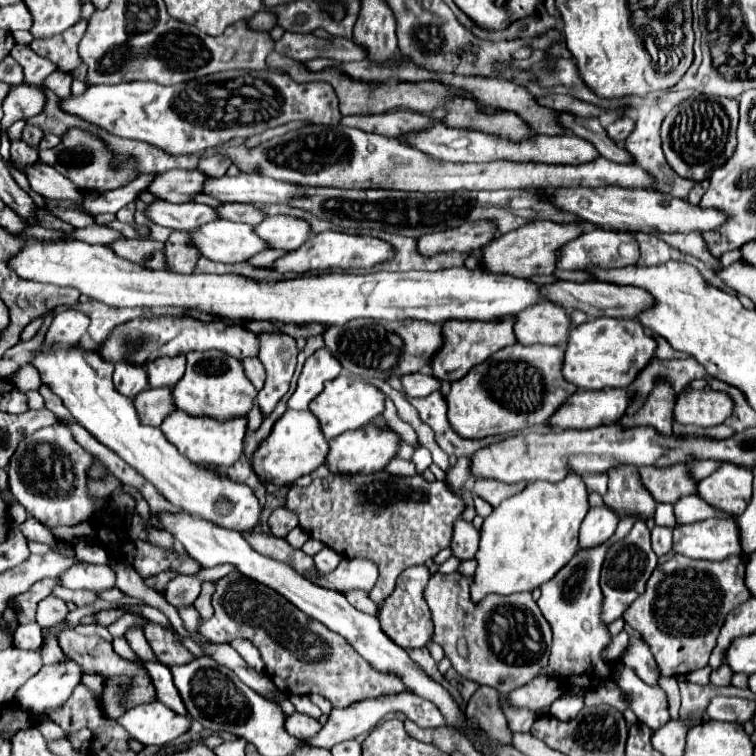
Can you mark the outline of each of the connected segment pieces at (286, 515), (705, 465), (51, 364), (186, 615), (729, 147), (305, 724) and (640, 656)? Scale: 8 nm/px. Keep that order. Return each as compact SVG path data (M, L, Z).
M278 507L268 517L268 525L274 537L286 537L294 527L298 527L298 515L286 507Z
M694 461L694 463L688 465L688 471L696 481L700 481L702 477L708 477L718 467L720 467L718 461Z
M44 345L38 349L38 355L32 359L30 363L32 367L36 367L36 371L40 373L40 381L44 385L48 385L52 389L52 393L56 393L62 403L66 405L66 409L74 415L74 419L86 427L102 445L106 445L108 449L112 449L114 453L118 453L128 465L132 465L136 471L140 471L148 481L152 481L158 491L176 507L182 507L184 511L188 511L190 515L198 515L206 521L212 521L220 527L232 529L232 531L252 531L258 525L260 519L260 503L254 497L252 489L242 485L242 483L234 483L230 481L230 477L220 477L218 473L182 457L178 453L178 449L174 449L174 445L164 437L164 433L158 427L150 427L150 425L142 425L138 419L138 413L134 409L134 403L130 397L122 397L112 383L112 371L114 365L110 361L104 361L102 355L98 353L98 349L86 349L82 345Z
M186 607L186 609L180 609L180 617L186 625L188 631L198 631L198 623L200 623L200 615L194 607Z
M694 95L672 111L662 121L662 149L668 165L684 179L704 181L712 171L724 165L736 149L738 127L738 101L716 95Z
M292 713L288 719L286 719L286 731L292 735L292 737L300 737L300 739L308 739L308 737L314 737L314 733L320 731L320 723L308 715L302 715L302 713Z
M630 637L624 653L622 653L622 661L626 667L634 669L634 673L648 685L658 685L658 677L660 677L660 671L658 671L658 665L648 649L648 645L642 641L642 639L636 639L636 637Z

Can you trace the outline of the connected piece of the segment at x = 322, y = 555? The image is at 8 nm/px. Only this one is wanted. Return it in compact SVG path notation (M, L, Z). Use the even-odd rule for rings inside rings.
M324 547L320 553L314 555L314 563L316 563L316 569L318 569L320 573L330 573L330 571L334 571L334 569L338 567L340 559L342 559L342 557L340 557L336 551L328 549L328 547Z

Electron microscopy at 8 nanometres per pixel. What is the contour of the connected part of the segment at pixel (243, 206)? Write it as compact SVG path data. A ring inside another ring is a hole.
M222 203L216 209L218 209L218 217L220 219L248 223L248 225L258 225L266 217L262 211L254 209L248 203Z

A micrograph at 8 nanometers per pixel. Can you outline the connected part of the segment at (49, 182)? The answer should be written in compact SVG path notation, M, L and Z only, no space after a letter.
M36 163L26 167L26 177L30 181L32 191L42 195L44 199L56 199L56 201L80 201L84 195L82 191L68 181L64 175L60 175L54 167L46 163Z

